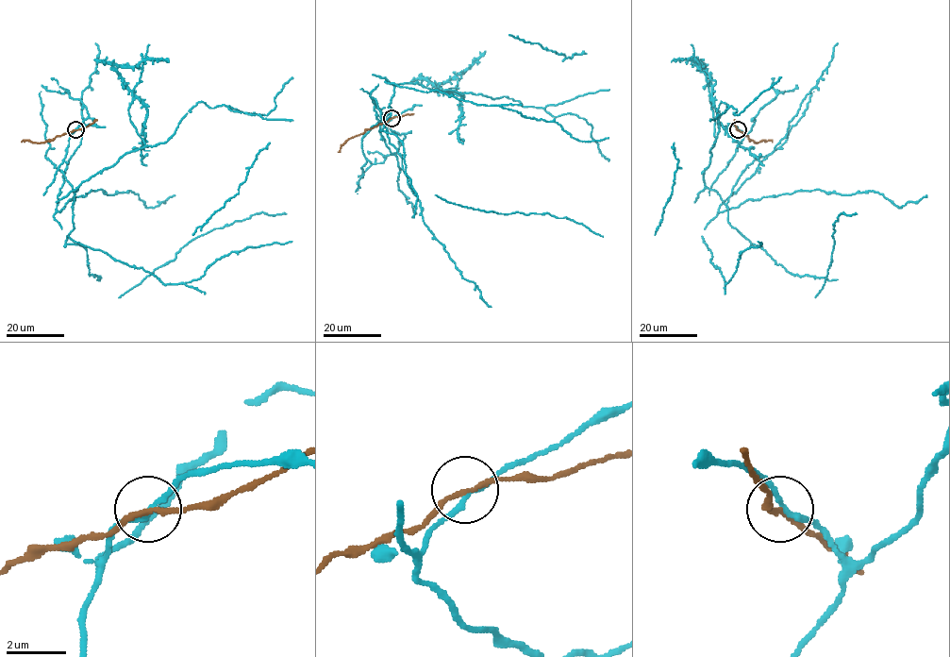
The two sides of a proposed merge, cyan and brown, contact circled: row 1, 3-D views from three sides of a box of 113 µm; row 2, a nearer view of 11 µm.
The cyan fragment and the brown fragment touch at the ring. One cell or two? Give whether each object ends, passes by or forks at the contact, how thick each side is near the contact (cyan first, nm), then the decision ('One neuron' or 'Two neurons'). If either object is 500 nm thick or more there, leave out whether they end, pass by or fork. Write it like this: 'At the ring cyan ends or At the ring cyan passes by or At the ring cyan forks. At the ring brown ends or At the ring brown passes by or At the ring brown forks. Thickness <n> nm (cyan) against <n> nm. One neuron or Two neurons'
At the ring cyan passes by. At the ring brown passes by. Thickness 160 nm (cyan) against 150 nm. Two neurons

